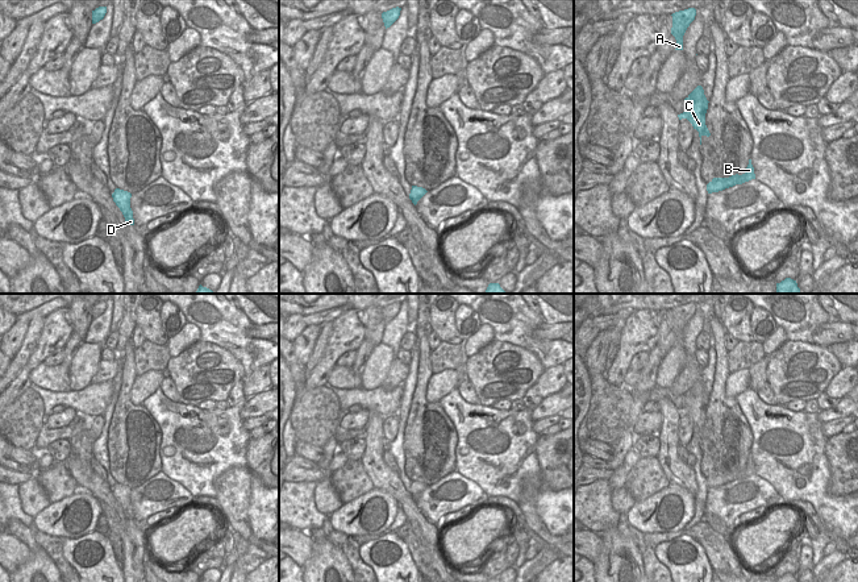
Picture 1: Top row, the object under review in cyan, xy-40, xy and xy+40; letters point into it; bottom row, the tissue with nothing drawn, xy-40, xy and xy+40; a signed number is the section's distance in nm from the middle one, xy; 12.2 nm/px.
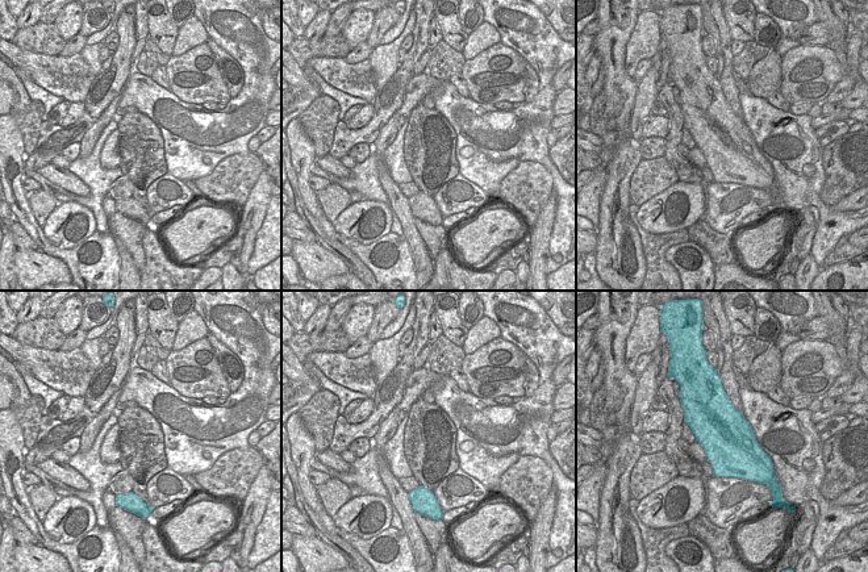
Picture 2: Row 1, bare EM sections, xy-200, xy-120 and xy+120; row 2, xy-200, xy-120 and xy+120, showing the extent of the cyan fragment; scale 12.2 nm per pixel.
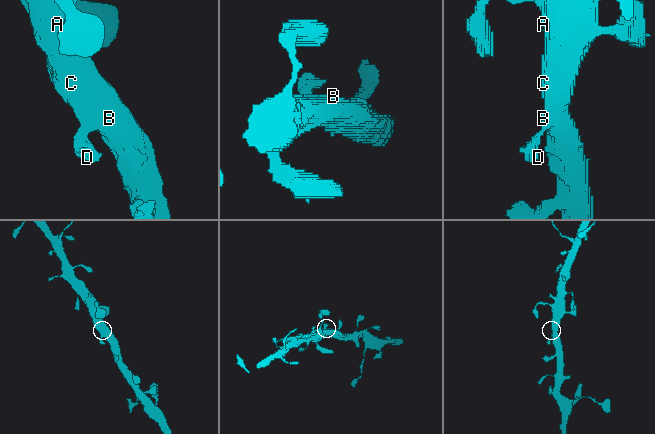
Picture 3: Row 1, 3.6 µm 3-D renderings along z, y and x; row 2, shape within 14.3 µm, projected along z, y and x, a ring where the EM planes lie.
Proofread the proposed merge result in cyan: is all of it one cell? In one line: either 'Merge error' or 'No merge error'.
No merge error

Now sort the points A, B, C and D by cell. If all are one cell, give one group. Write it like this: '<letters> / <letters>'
A B C D

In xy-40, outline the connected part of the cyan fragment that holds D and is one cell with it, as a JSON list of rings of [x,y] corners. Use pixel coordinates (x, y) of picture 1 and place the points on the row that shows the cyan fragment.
[[[116,188],[112,194],[113,201],[122,212],[128,225],[134,225],[133,211],[130,208],[132,194],[120,188]]]

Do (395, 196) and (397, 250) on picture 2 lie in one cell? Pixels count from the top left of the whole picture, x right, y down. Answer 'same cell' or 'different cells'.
different cells

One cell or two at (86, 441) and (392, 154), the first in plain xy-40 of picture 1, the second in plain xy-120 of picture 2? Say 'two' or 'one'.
two

